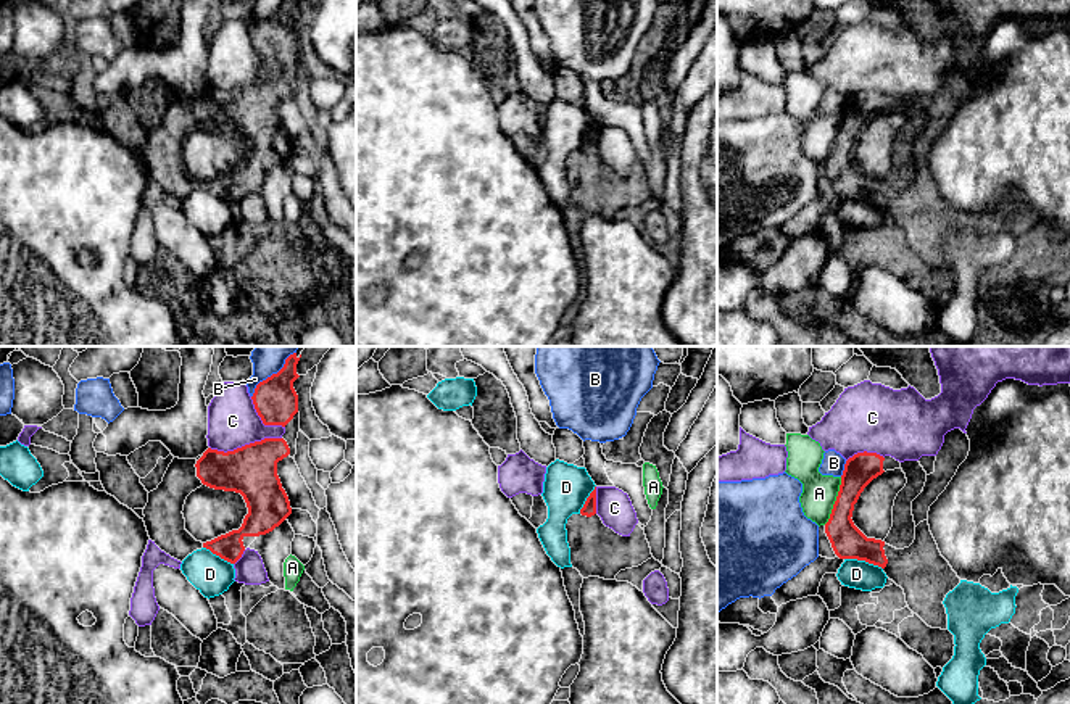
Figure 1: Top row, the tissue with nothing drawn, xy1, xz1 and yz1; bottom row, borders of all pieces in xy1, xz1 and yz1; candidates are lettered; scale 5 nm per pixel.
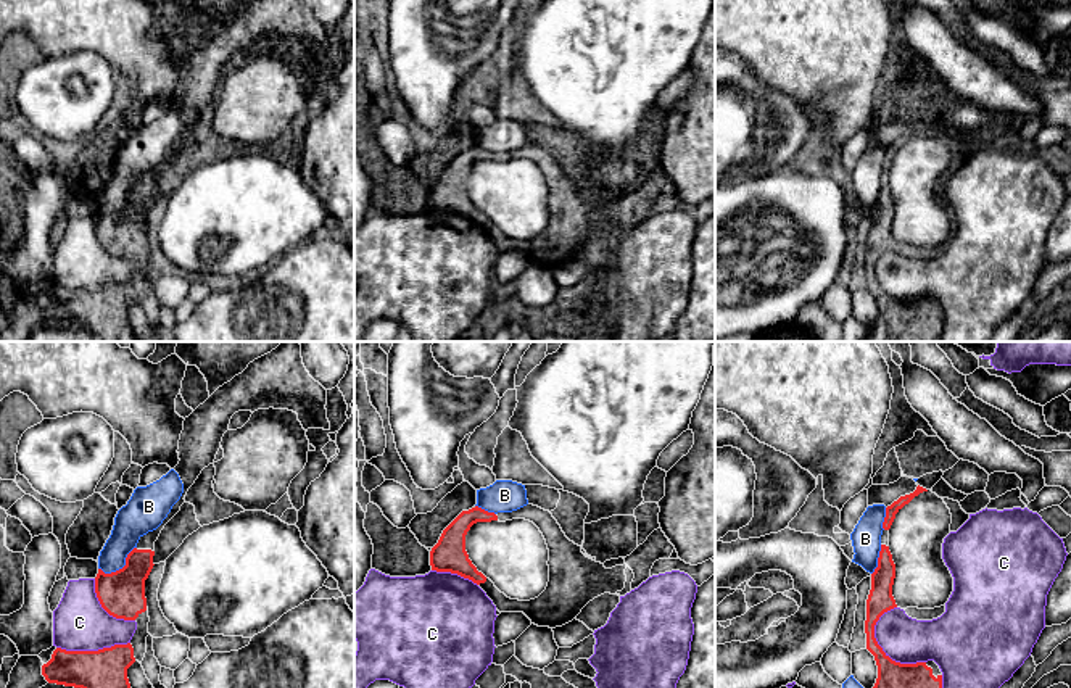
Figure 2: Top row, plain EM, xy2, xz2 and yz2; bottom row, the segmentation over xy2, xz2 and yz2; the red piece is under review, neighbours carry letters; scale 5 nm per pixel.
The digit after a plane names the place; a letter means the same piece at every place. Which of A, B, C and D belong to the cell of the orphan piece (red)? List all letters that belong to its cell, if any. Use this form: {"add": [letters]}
{"add": []}

